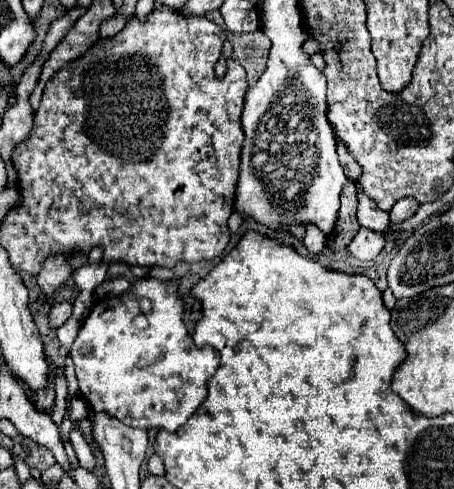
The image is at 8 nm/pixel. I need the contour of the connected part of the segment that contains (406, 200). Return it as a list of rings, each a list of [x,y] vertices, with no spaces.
[[[403,197],[401,201],[397,201],[391,209],[391,223],[403,223],[407,219],[411,219],[415,215],[415,211],[419,209],[419,203],[413,197]]]

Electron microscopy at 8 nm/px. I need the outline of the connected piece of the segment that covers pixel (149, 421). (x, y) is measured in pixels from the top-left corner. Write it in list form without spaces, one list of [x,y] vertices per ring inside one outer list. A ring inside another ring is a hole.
[[[143,277],[133,281],[123,295],[111,297],[111,303],[97,301],[91,313],[85,317],[79,335],[71,345],[69,355],[75,363],[79,391],[83,393],[83,399],[87,401],[93,413],[105,411],[107,415],[119,419],[129,427],[167,429],[173,433],[203,403],[203,397],[207,397],[207,383],[219,365],[219,353],[213,347],[197,347],[193,343],[183,321],[185,305],[183,299],[177,295],[177,291],[179,291],[177,279],[159,281],[155,277]],[[141,297],[149,297],[149,301],[153,303],[153,309],[147,315],[149,325],[143,329],[133,325],[133,319],[141,313],[139,311]]]

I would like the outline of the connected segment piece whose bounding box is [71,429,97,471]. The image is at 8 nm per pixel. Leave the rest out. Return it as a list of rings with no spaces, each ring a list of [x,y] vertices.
[[[77,429],[71,431],[71,445],[73,445],[73,449],[75,449],[75,457],[77,457],[79,465],[81,465],[83,469],[87,469],[87,471],[93,471],[95,465],[97,465],[95,455],[93,455],[91,447],[87,445],[87,441],[83,441],[83,435],[81,435]]]

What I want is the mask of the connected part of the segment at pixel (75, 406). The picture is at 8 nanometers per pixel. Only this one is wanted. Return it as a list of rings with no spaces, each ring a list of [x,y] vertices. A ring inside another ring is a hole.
[[[79,395],[71,397],[71,401],[69,401],[69,415],[71,415],[71,423],[73,425],[75,425],[75,421],[81,421],[83,417],[89,415],[89,409],[87,409],[85,401]]]

